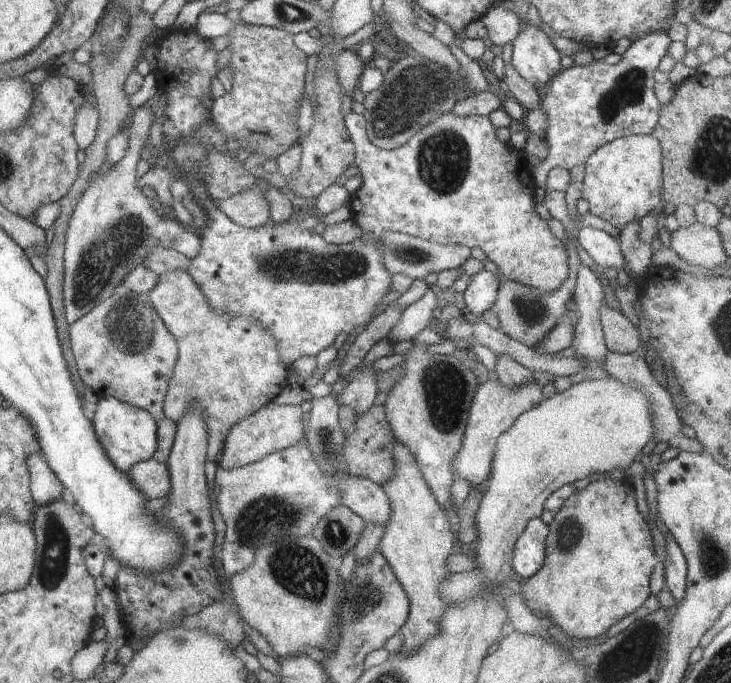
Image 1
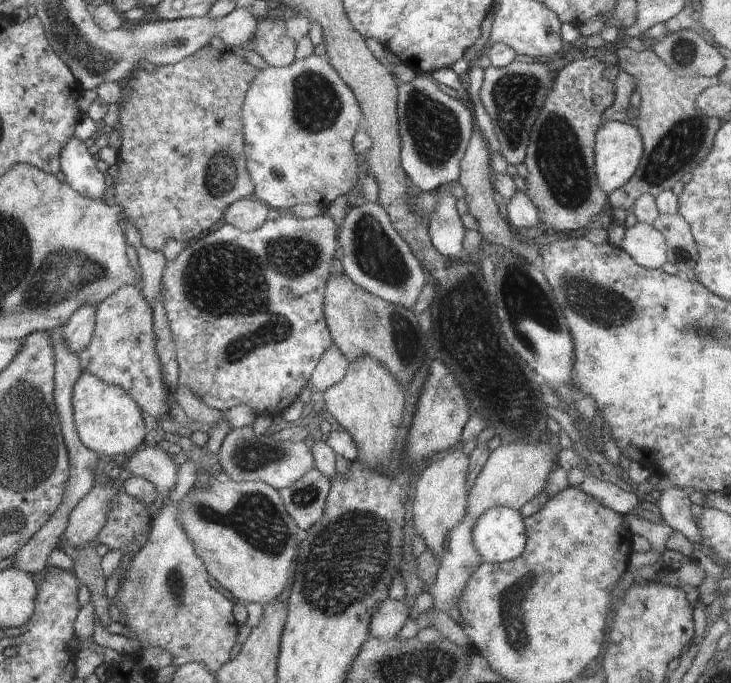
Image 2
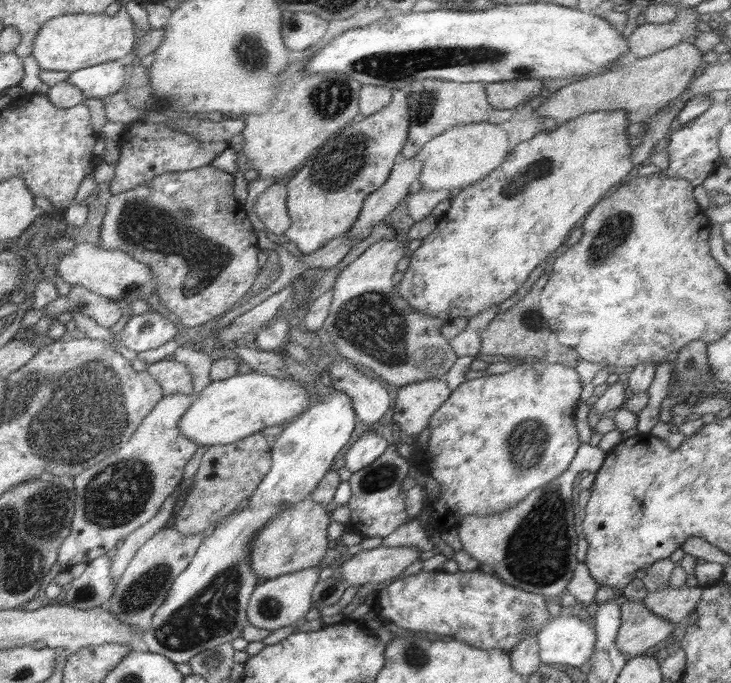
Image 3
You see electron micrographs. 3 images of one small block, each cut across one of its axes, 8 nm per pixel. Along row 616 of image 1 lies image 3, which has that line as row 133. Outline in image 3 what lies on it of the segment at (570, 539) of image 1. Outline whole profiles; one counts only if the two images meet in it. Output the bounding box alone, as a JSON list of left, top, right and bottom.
[395,110,634,324]

